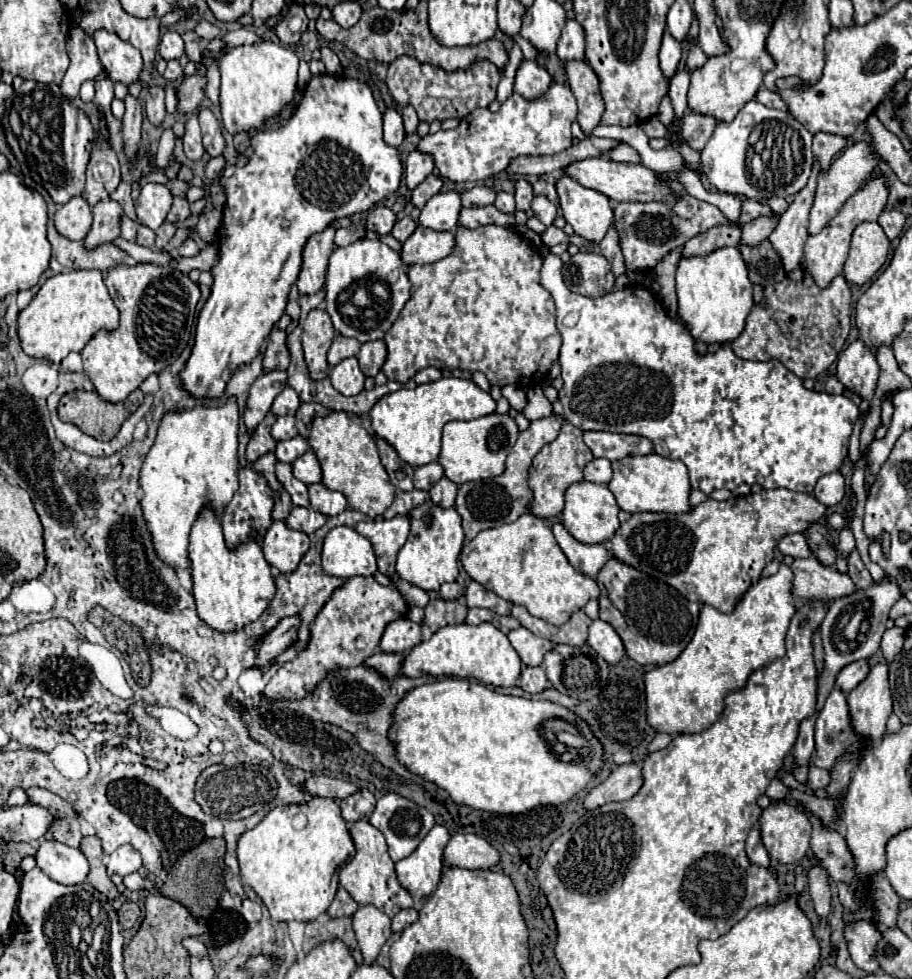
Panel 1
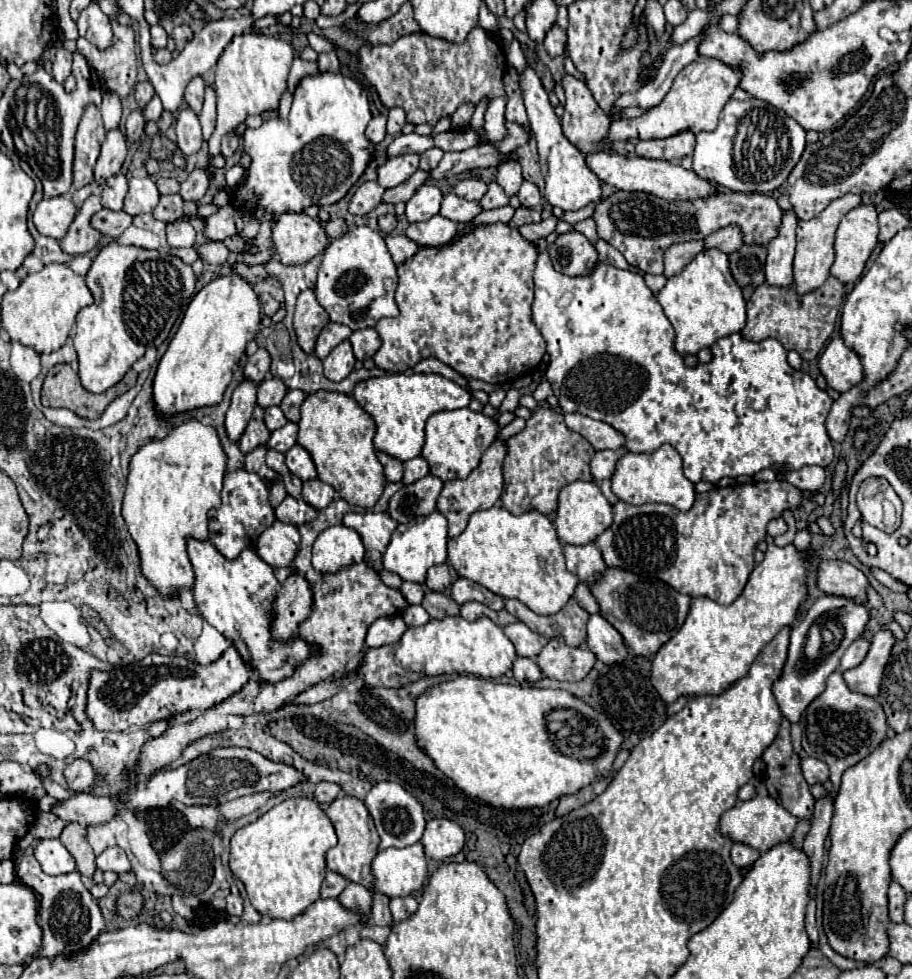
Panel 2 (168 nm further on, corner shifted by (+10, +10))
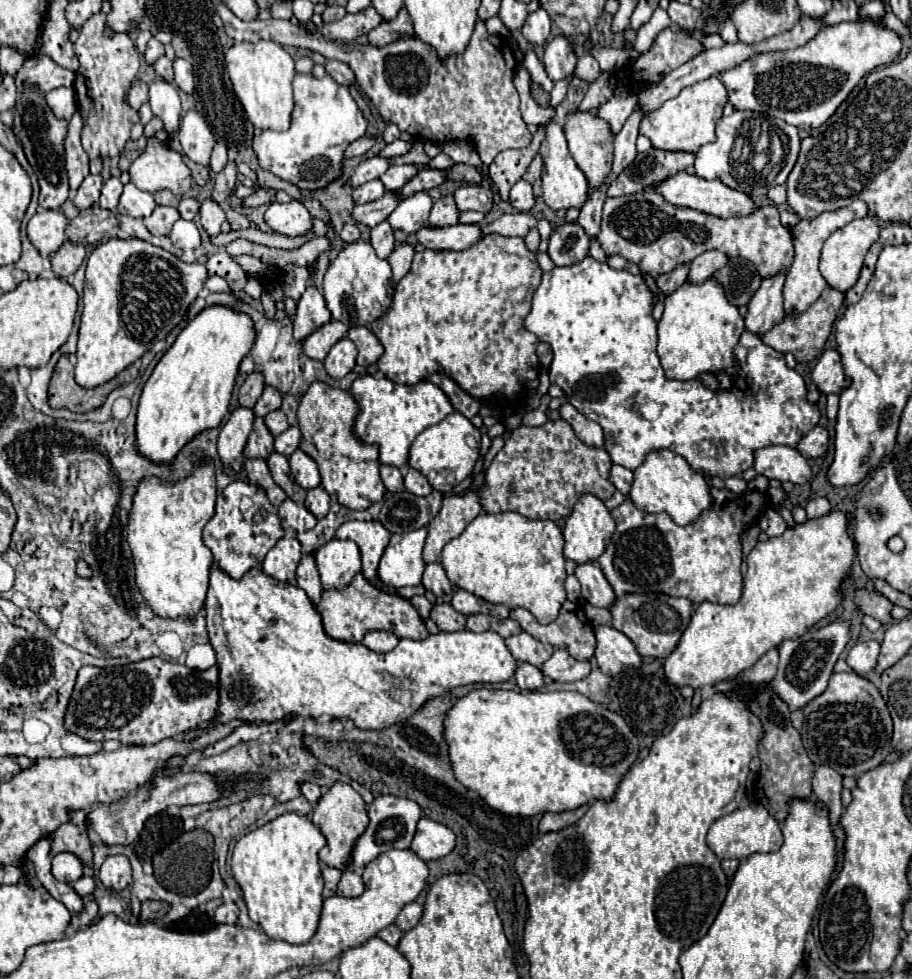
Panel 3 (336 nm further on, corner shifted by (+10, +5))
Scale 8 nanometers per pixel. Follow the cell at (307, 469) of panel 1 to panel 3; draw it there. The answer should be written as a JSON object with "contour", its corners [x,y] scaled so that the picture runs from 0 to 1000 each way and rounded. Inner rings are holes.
{"contour":[[[326,459],[326,461],[317,467],[317,475],[319,475],[319,485],[321,485],[321,489],[323,489],[332,499],[345,499],[345,497],[352,493],[348,473],[345,473],[337,463],[332,463],[330,459]]]}

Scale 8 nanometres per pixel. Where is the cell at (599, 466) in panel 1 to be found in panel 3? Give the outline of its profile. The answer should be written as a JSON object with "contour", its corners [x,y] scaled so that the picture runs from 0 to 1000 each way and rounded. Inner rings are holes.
{"contour":[[[672,475],[672,479],[670,479],[670,491],[672,491],[672,495],[683,506],[690,506],[690,499],[694,495],[694,481],[692,479],[685,479],[681,475]]]}

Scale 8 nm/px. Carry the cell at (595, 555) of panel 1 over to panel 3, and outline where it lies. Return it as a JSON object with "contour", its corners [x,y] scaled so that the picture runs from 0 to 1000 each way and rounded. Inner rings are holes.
{"contour":[[[652,573],[633,577],[633,579],[630,579],[630,587],[633,587],[635,596],[637,596],[639,610],[641,610],[648,618],[670,622],[670,618],[674,616],[677,610],[674,610],[668,593],[663,591],[661,583],[657,581],[657,577],[655,577]]]}

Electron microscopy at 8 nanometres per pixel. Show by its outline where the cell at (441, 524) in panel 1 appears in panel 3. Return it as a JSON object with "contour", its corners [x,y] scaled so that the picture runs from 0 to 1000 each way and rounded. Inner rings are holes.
{"contour":[[[468,540],[448,542],[442,546],[429,546],[427,557],[413,579],[413,589],[431,600],[455,600],[464,587],[464,555]]]}

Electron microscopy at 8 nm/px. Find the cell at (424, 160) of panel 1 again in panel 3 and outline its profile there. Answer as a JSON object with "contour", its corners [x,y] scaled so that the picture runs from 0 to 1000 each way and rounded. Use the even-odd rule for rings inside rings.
{"contour":[[[429,169],[422,175],[422,179],[418,181],[418,185],[420,185],[424,195],[435,195],[455,179],[457,179],[457,171],[455,169]]]}

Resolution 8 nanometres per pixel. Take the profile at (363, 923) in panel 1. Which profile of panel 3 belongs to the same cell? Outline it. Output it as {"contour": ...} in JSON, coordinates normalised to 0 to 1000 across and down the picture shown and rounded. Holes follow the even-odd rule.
{"contour":[[[378,888],[376,894],[374,894],[374,900],[370,904],[370,912],[372,914],[378,914],[378,916],[389,916],[389,914],[396,914],[398,912],[398,898],[391,890],[387,888]]]}

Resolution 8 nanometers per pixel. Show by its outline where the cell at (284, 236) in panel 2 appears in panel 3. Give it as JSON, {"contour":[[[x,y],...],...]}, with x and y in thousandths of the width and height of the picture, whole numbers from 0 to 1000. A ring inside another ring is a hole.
{"contour":[[[330,205],[297,207],[291,216],[291,226],[299,236],[310,240],[332,240],[341,234],[341,220]]]}

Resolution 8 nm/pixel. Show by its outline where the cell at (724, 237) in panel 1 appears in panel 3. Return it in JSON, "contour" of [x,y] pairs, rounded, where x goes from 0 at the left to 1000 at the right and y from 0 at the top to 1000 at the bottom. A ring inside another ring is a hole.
{"contour":[[[745,271],[745,273],[740,273],[740,277],[720,283],[720,295],[723,295],[727,301],[736,301],[738,297],[742,297],[742,295],[751,289],[753,277],[755,277],[753,271]]]}

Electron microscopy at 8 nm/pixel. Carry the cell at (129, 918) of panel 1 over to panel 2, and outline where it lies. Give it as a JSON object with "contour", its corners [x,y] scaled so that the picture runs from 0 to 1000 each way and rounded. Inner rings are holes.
{"contour":[[[144,909],[128,917],[128,932],[135,940],[150,936],[155,932],[155,927],[157,927],[157,915],[152,913],[152,909]]]}

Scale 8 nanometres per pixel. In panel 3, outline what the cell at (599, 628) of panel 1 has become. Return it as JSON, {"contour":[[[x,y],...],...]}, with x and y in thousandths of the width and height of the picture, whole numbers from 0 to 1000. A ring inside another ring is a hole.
{"contour":[[[657,638],[652,640],[652,651],[652,673],[663,689],[677,689],[683,683],[705,679],[705,671],[698,667],[694,655],[690,655],[690,651],[677,645],[674,640]]]}

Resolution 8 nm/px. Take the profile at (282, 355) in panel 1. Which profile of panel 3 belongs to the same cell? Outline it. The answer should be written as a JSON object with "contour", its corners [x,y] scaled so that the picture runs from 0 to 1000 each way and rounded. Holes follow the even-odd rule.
{"contour":[[[275,381],[275,383],[269,387],[269,391],[264,393],[264,397],[262,397],[262,414],[264,414],[264,416],[271,416],[271,418],[277,418],[280,412],[282,412],[282,408],[284,408],[286,401],[288,401],[288,395],[291,395],[288,383]]]}

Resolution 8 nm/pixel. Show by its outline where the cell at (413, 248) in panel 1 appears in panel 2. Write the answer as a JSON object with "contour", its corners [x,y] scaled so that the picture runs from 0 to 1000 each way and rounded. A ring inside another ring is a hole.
{"contour":[[[477,221],[466,227],[448,229],[448,233],[444,235],[444,241],[462,251],[488,251],[499,241],[499,237],[501,237],[499,227],[486,221]]]}

